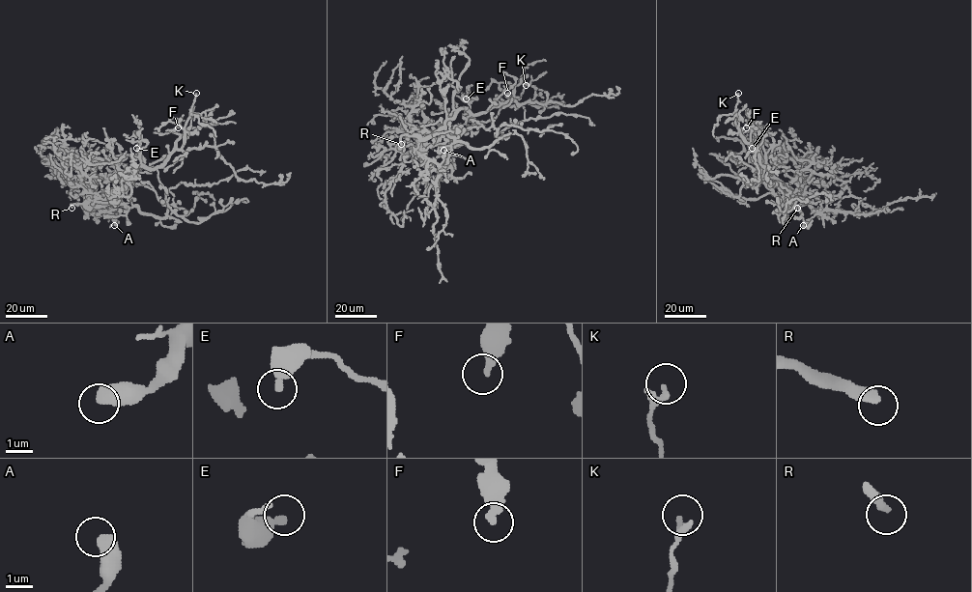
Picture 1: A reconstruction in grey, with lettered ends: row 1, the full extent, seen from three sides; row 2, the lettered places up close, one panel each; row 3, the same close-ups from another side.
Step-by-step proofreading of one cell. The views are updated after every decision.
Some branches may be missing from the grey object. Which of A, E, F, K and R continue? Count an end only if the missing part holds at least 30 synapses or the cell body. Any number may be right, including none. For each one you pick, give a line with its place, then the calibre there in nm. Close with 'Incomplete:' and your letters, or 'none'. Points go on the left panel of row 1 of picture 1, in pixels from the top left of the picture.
R: (71, 208) | 360 nm
Incomplete: R

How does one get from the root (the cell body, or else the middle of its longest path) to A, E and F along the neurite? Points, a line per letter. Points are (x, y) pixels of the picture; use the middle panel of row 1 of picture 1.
A: (452, 117), (423, 138), (415, 151), (440, 164), (443, 150)
E: (452, 117), (460, 109), (470, 112), (469, 103), (476, 99), (471, 96), (466, 98)
F: (452, 117), (460, 109), (467, 108), (473, 114), (501, 104), (508, 106), (502, 106), (509, 99), (507, 93)

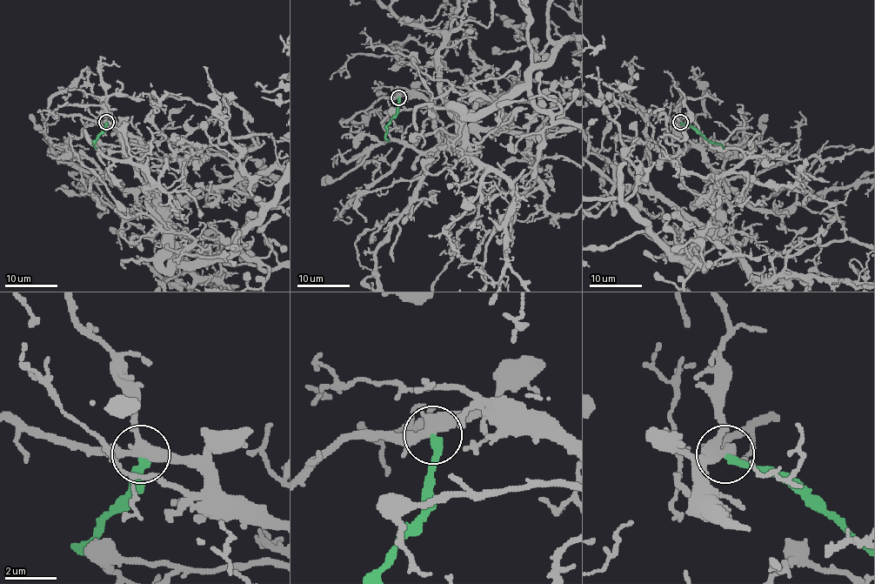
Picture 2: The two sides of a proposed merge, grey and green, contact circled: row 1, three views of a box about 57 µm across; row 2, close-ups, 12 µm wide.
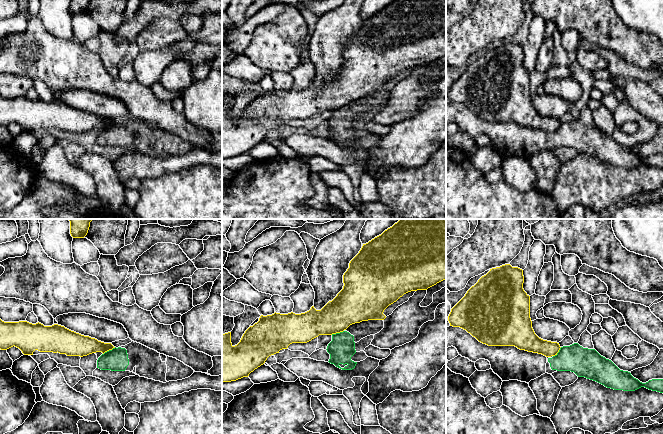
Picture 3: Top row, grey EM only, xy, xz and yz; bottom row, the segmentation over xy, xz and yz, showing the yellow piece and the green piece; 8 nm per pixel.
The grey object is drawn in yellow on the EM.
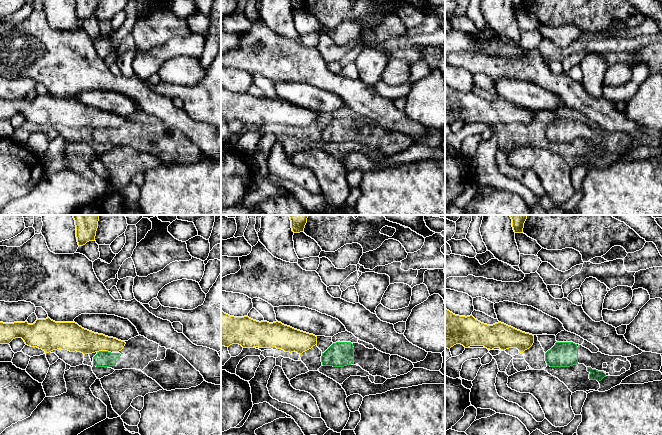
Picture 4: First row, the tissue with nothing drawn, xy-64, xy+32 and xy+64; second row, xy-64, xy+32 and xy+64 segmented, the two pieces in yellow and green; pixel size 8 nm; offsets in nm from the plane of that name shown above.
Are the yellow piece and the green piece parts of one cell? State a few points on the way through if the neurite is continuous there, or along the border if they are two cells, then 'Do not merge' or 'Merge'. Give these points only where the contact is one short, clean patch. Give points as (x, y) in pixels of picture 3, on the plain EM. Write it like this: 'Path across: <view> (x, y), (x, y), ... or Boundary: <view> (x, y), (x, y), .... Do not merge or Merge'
Boundary: xy (115, 123), (103, 130). Do not merge

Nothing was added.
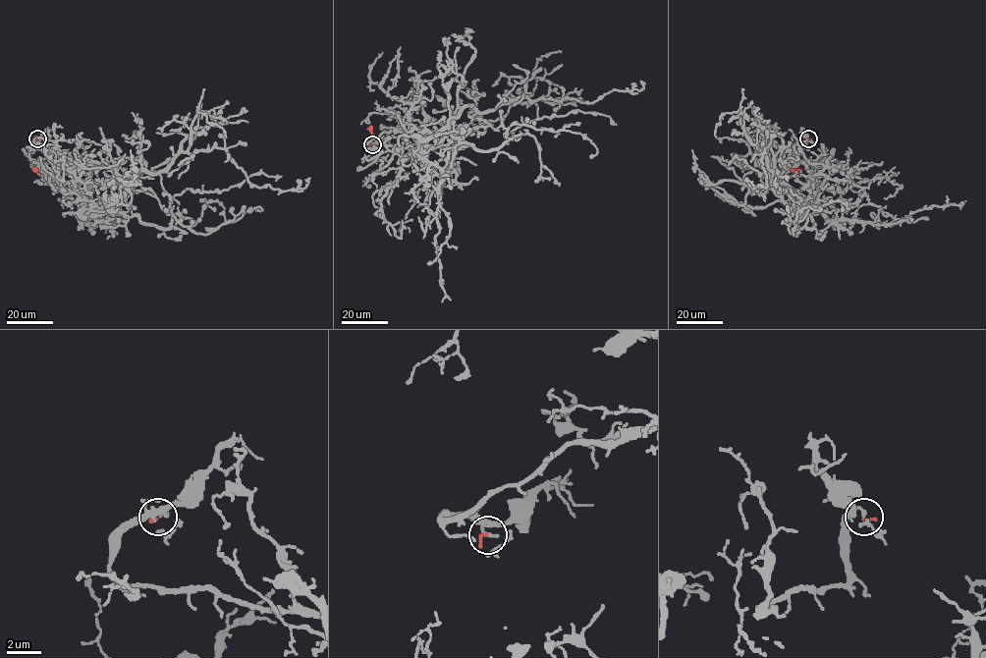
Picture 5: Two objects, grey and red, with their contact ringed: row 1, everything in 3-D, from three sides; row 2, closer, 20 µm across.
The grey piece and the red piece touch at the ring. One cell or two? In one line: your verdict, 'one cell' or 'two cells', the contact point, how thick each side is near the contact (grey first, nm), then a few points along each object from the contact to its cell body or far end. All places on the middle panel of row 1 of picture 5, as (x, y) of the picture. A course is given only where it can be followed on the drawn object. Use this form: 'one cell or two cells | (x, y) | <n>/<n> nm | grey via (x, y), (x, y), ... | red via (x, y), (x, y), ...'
two cells | (372, 144) | 140/170 nm | grey via (372, 144), (400, 130), (410, 152), (465, 106), (491, 110), (523, 96), (592, 103), (639, 90), (640, 81) | red via (372, 144), (370, 126)

